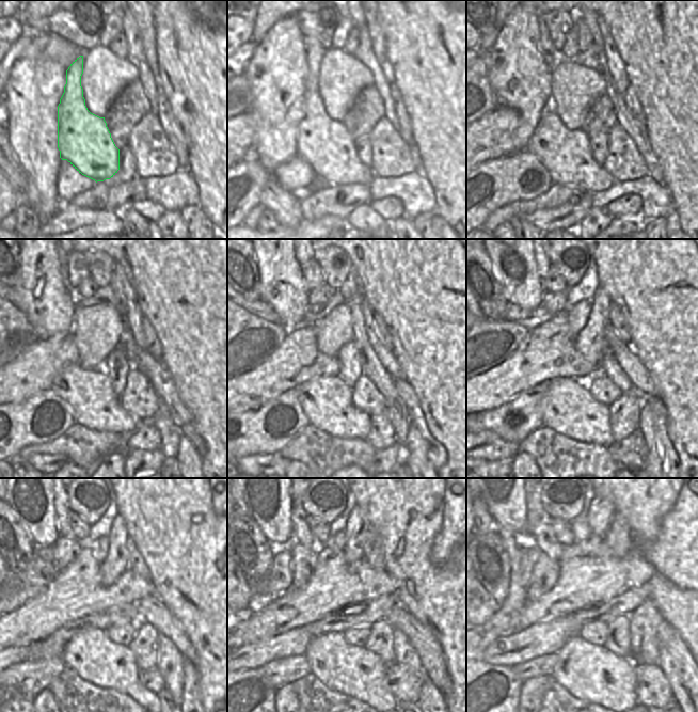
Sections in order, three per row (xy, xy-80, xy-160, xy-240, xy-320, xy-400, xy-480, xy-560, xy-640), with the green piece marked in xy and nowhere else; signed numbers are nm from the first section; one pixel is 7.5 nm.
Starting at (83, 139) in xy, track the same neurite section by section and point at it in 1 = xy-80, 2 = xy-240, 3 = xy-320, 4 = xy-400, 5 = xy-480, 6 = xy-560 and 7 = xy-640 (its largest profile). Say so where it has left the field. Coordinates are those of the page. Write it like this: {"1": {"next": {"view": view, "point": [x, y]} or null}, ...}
{"1": {"next": {"view": "xy-80", "point": [323, 143]}}, "2": {"next": {"view": "xy-240", "point": [88, 393]}}, "3": {"next": {"view": "xy-320", "point": [327, 401]}}, "4": {"next": {"view": "xy-400", "point": [568, 408]}}, "5": {"next": {"view": "xy-480", "point": [91, 653]}}, "6": {"next": {"view": "xy-560", "point": [355, 671]}}, "7": {"next": {"view": "xy-640", "point": [592, 674]}}}

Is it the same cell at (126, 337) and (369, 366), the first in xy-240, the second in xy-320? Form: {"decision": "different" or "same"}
{"decision": "same"}

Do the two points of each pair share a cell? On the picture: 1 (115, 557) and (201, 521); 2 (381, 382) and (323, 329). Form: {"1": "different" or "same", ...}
{"1": "different", "2": "different"}

